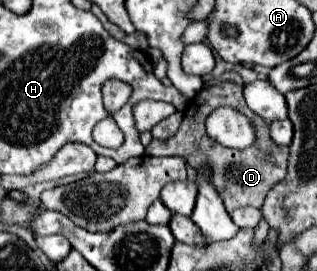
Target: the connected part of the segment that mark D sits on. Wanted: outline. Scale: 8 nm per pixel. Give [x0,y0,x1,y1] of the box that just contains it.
[145,82,289,212]

